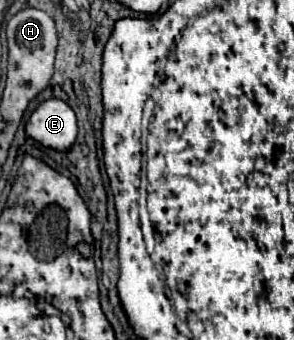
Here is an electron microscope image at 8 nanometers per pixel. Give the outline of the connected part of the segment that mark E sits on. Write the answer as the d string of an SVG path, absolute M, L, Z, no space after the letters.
M53 97L31 113L25 131L45 147L67 151L77 137L77 119L65 101Z

